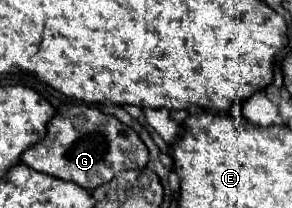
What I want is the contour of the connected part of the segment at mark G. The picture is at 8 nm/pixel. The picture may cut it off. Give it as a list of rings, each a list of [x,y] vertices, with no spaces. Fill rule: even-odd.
[[[87,104],[61,106],[47,124],[47,136],[25,150],[21,158],[23,164],[37,172],[75,182],[87,190],[95,190],[121,170],[145,168],[147,160],[147,146],[133,128]]]

